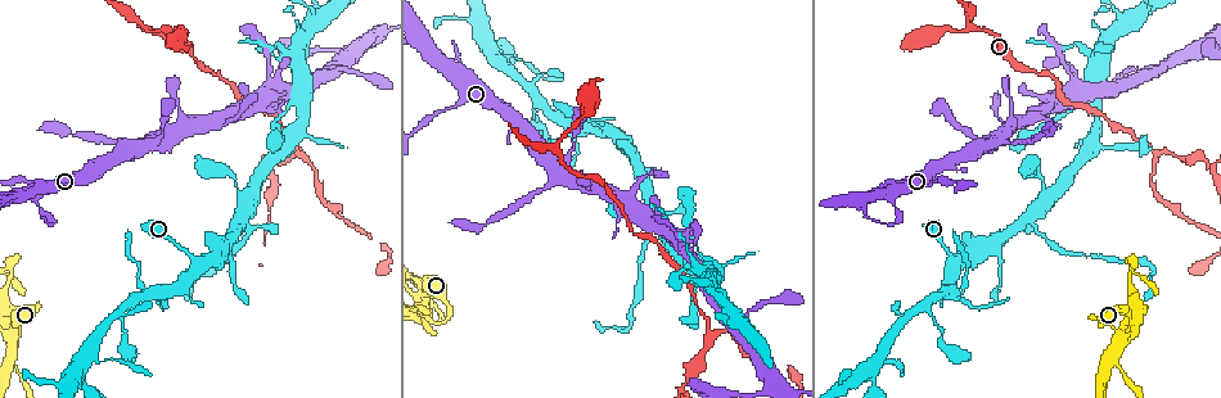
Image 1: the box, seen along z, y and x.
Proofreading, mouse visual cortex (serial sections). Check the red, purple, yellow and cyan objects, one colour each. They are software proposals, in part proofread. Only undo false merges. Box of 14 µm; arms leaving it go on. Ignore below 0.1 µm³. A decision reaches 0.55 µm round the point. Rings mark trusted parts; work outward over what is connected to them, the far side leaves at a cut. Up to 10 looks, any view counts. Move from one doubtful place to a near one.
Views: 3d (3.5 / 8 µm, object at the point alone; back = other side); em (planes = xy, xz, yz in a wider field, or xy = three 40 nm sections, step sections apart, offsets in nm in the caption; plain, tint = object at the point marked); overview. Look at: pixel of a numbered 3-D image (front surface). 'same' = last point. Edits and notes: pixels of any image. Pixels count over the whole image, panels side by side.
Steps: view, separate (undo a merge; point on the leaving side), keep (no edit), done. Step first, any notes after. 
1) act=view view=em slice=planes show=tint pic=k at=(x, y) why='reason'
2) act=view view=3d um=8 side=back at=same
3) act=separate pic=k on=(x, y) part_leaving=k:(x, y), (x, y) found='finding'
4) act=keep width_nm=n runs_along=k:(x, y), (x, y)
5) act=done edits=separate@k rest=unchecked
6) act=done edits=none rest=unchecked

act=view view=3d um=3.5 pic=1 at=(974, 28) why='three arms meet'

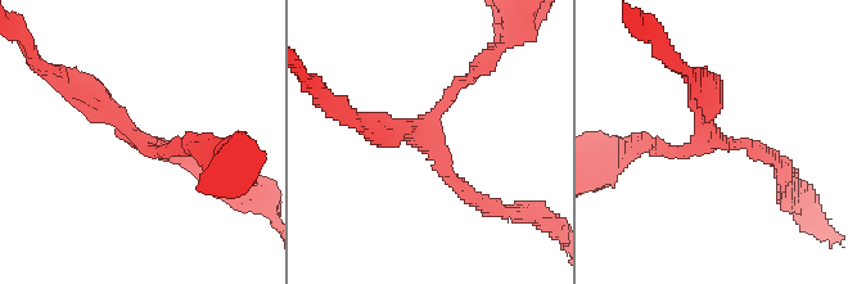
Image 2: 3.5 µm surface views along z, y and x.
act=view view=em slice=xy step=3 show=tint pic=2 at=(429, 139) arms=3 arm_widths_nm=100,200,300 why='need the tissue'

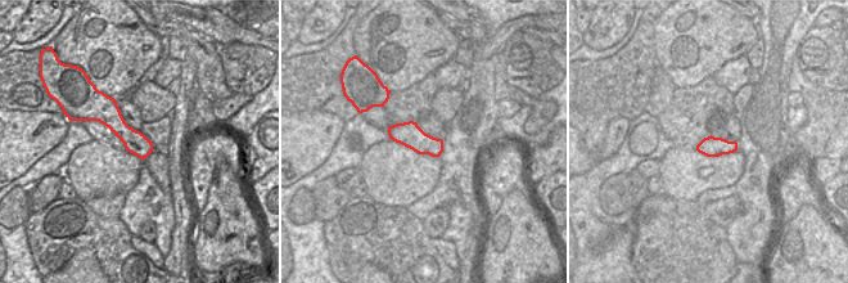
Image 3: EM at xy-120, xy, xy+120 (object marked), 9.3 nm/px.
act=keep width_nm=240 runs_along=2:(777, 165), (718, 140), (649, 148) found='all the same cell'

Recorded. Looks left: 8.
act=view view=3d um=3.5 pic=1 at=(242, 221) why='thin neck'

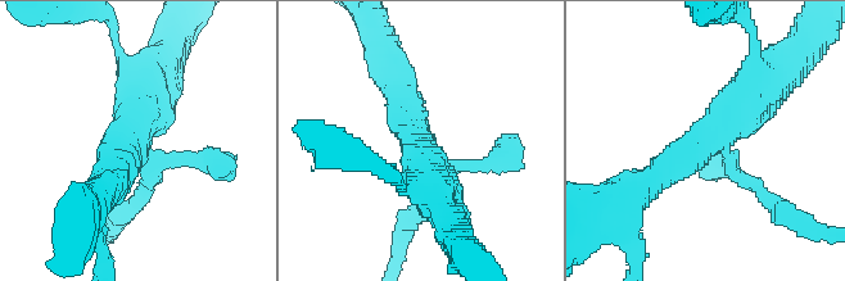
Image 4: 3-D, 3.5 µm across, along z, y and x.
act=view view=em slice=xy step=1 show=plain pic=4 at=(419, 149)

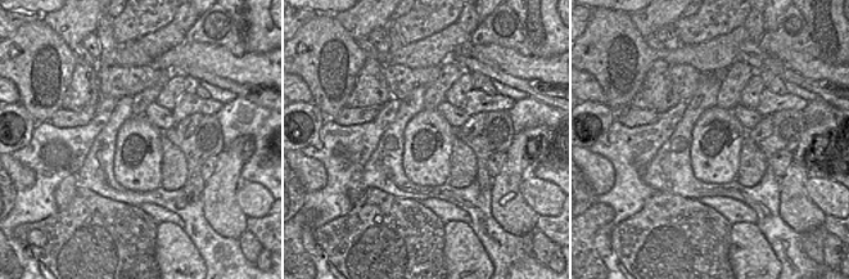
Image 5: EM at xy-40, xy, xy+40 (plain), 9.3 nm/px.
act=view view=em slice=xy step=1 show=tint at=same

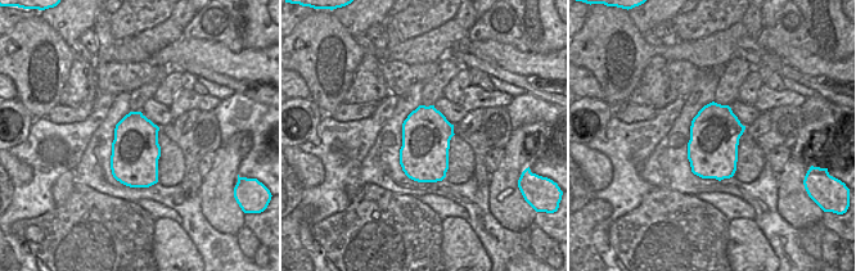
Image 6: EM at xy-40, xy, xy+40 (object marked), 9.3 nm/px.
act=keep width_nm=460 runs_along=4:(651, 182), (772, 80) found='one cell here'

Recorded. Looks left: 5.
act=view view=3d um=3.5 side=back pic=1 at=(418, 310) why='abrupt turn'

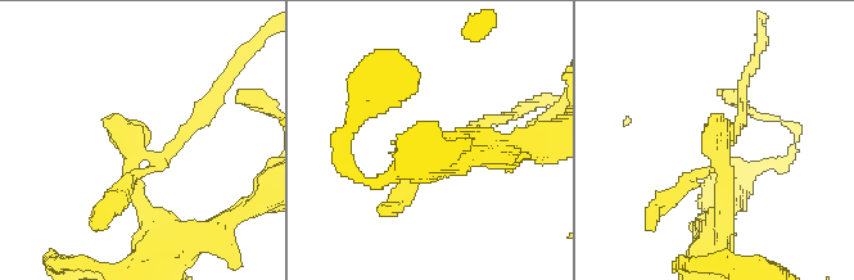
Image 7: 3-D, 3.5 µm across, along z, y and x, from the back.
act=view view=em slice=xy step=1 show=tint pic=7 at=(716, 149)

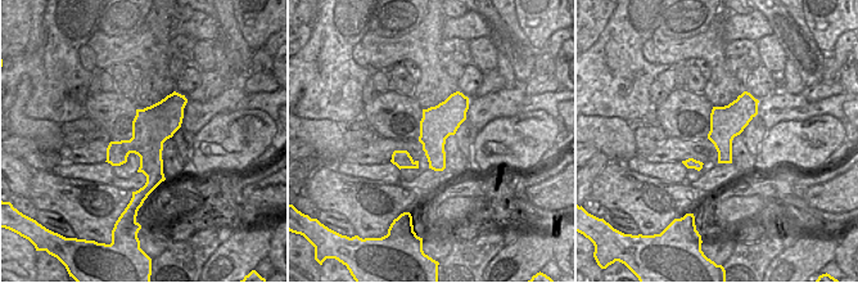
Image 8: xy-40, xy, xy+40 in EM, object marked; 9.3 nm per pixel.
act=separate pic=7 on=(190, 125) border=8:(120, 142), (120, 146), (129, 153) found='a second cell is stuck on'

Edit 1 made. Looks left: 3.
act=view view=overview why='redraw'

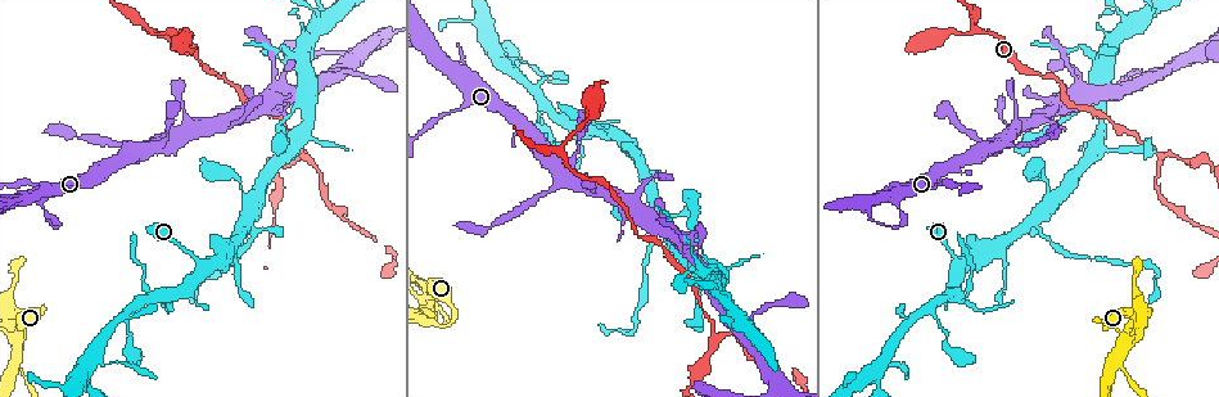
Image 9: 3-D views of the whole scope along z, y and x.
act=view view=3d um=8 side=back pic=9 at=(1161, 156) why='branch point'

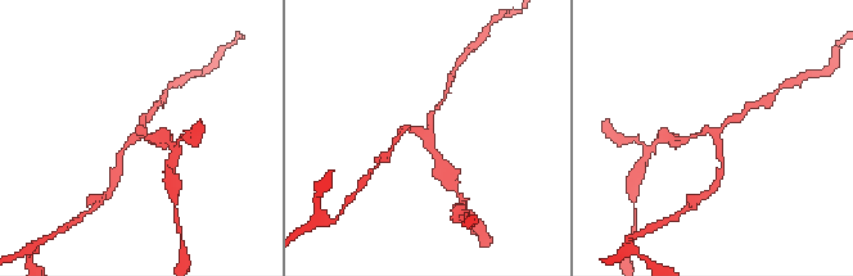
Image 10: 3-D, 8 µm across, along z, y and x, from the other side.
act=view view=3d um=3.5 pic=10 at=(716, 135) why='closer look'

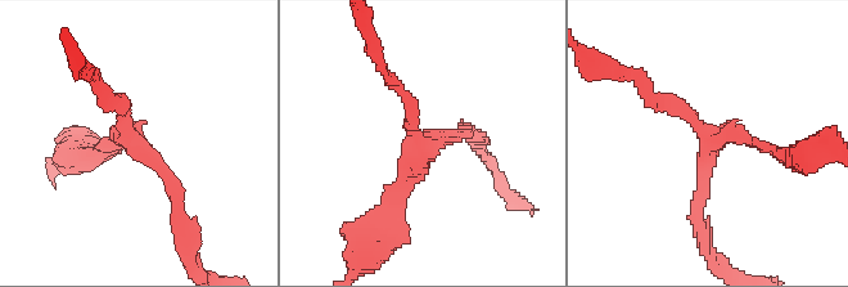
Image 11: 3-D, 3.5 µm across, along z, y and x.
act=keep found='all the same cell'

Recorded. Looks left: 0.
act=done edits=separate@7 rest=unchecked

